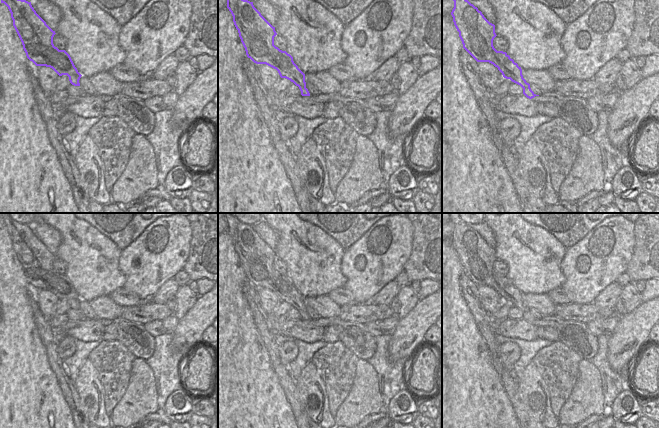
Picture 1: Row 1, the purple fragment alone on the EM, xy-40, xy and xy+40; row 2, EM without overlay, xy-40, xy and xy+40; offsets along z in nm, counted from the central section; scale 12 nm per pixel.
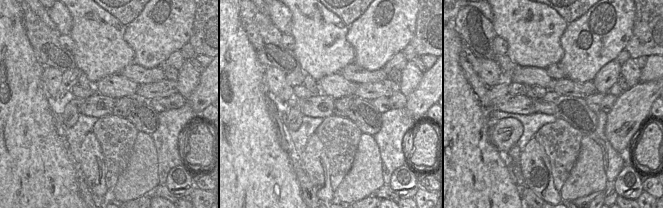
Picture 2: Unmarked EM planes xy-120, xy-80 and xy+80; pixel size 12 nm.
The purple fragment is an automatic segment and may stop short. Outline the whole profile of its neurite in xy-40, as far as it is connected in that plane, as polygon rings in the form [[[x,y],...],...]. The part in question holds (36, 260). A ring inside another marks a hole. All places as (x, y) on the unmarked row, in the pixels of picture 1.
[[[11,218],[0,220],[13,244],[13,250],[22,266],[27,282],[36,290],[52,292],[59,300],[67,299],[74,310],[80,310],[81,298],[70,279],[53,268],[56,258],[36,237],[31,226],[18,223]]]

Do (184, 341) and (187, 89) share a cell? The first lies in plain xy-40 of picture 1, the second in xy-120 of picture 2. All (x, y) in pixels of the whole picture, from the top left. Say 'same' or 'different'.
different

